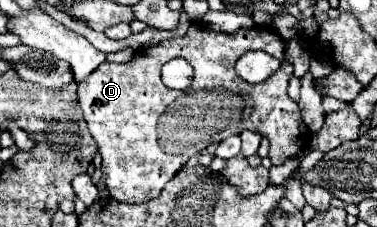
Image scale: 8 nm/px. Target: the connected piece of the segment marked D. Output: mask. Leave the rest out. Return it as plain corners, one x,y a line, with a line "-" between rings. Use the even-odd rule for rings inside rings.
193,22
183,38
171,38
157,46
139,50
127,64
103,62
95,72
79,82
79,104
85,114
87,126
101,150
101,172
105,176
105,188
111,198
125,204
143,204
161,194
165,184
185,166
185,162
207,148
213,142
223,142
231,134
243,130
259,132
269,138
273,166
283,164
295,156
307,140
309,129
302,121
298,104
287,96
293,66
285,61
285,41
273,28
241,28
235,34
223,34
209,30
205,24
-
249,50
265,50
281,60
280,68
261,84
249,84
235,74
235,56
243,56
-
173,58
185,58
195,70
193,84
187,90
171,90
161,82
161,66

